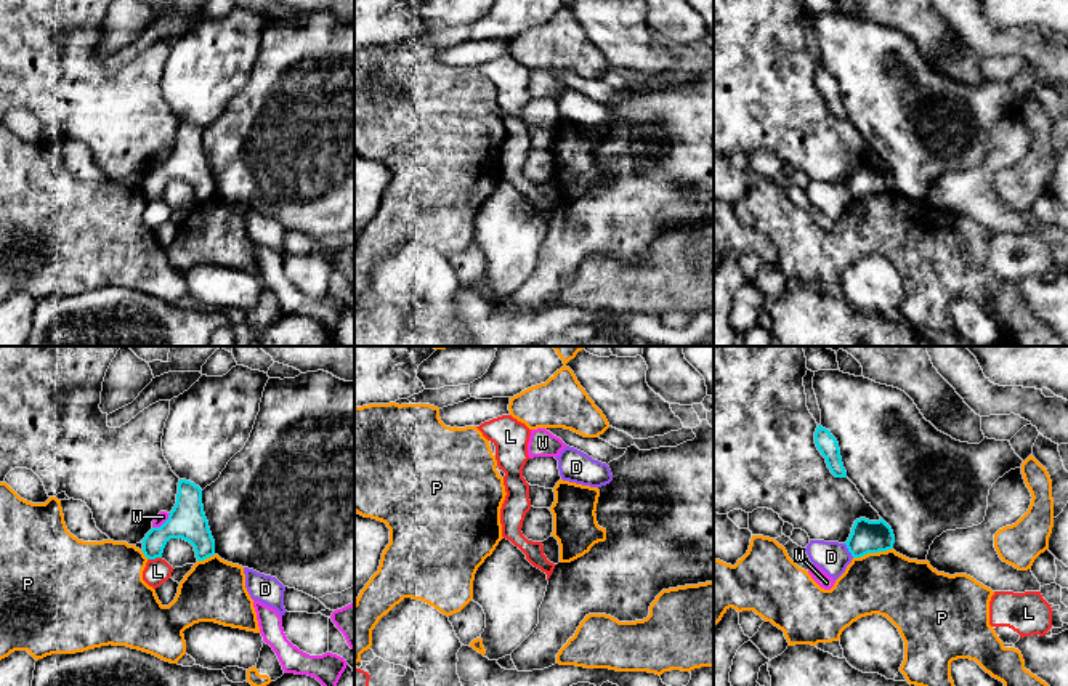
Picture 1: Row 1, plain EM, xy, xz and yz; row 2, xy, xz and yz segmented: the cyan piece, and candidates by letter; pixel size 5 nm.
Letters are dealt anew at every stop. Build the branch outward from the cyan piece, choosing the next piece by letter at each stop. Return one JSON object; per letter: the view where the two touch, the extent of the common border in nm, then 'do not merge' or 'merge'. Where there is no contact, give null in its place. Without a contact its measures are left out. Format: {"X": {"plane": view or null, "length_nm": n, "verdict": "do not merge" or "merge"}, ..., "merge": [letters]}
{"D": {"plane": "yz", "length_nm": 90, "verdict": "do not merge"}, "L": {"plane": "xy", "length_nm": 70, "verdict": "do not merge"}, "P": {"plane": "yz", "length_nm": 200, "verdict": "do not merge"}, "W": {"plane": "xy", "length_nm": 120, "verdict": "do not merge"}, "merge": []}

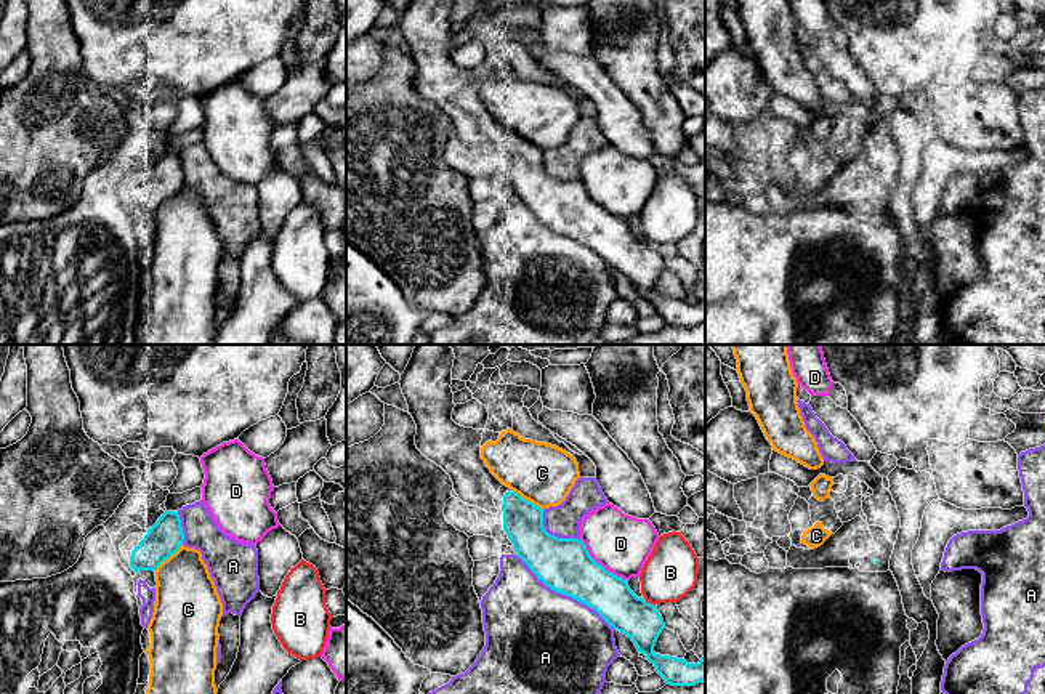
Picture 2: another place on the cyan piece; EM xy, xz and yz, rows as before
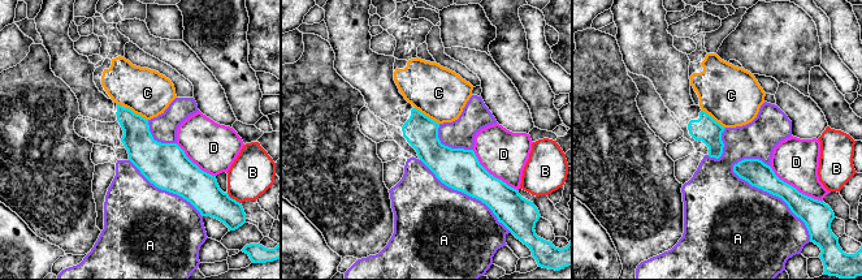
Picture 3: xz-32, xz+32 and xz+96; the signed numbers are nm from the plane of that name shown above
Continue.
{"A": {"plane": "xz", "length_nm": 600, "verdict": "do not merge"}, "B": {"plane": "xz", "length_nm": 60, "verdict": "do not merge"}, "C": {"plane": "xy", "length_nm": 190, "verdict": "do not merge"}, "D": {"plane": "xz", "length_nm": 320, "verdict": "do not merge"}, "merge": []}

